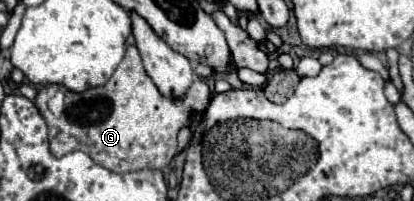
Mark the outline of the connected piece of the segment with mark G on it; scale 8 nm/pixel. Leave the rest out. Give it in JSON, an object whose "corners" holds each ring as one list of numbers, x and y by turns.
{"corners":[[133,45,127,47,121,65,115,69,113,77,103,87,93,87,93,89,87,89,83,93,71,91,69,109,63,113,63,117,55,117,47,109,47,101,53,97,55,91,57,91,57,85,45,85,37,93,37,99,35,99,35,105,41,111,41,115,45,117,47,127,49,127,51,153,55,157,63,157,71,151,83,151,97,165,101,165,105,169,111,169,111,171,117,171,117,173,127,173,127,171,137,171,137,169,165,169,177,153,177,133,179,133,179,129,183,125,189,125,189,111,191,109,205,111,205,107,209,105,209,87,203,79,193,81,193,85,189,87,189,93,183,101,163,97,159,93,159,89,155,87,155,83,151,81,151,77,145,73,143,63,141,63,141,55]]}

